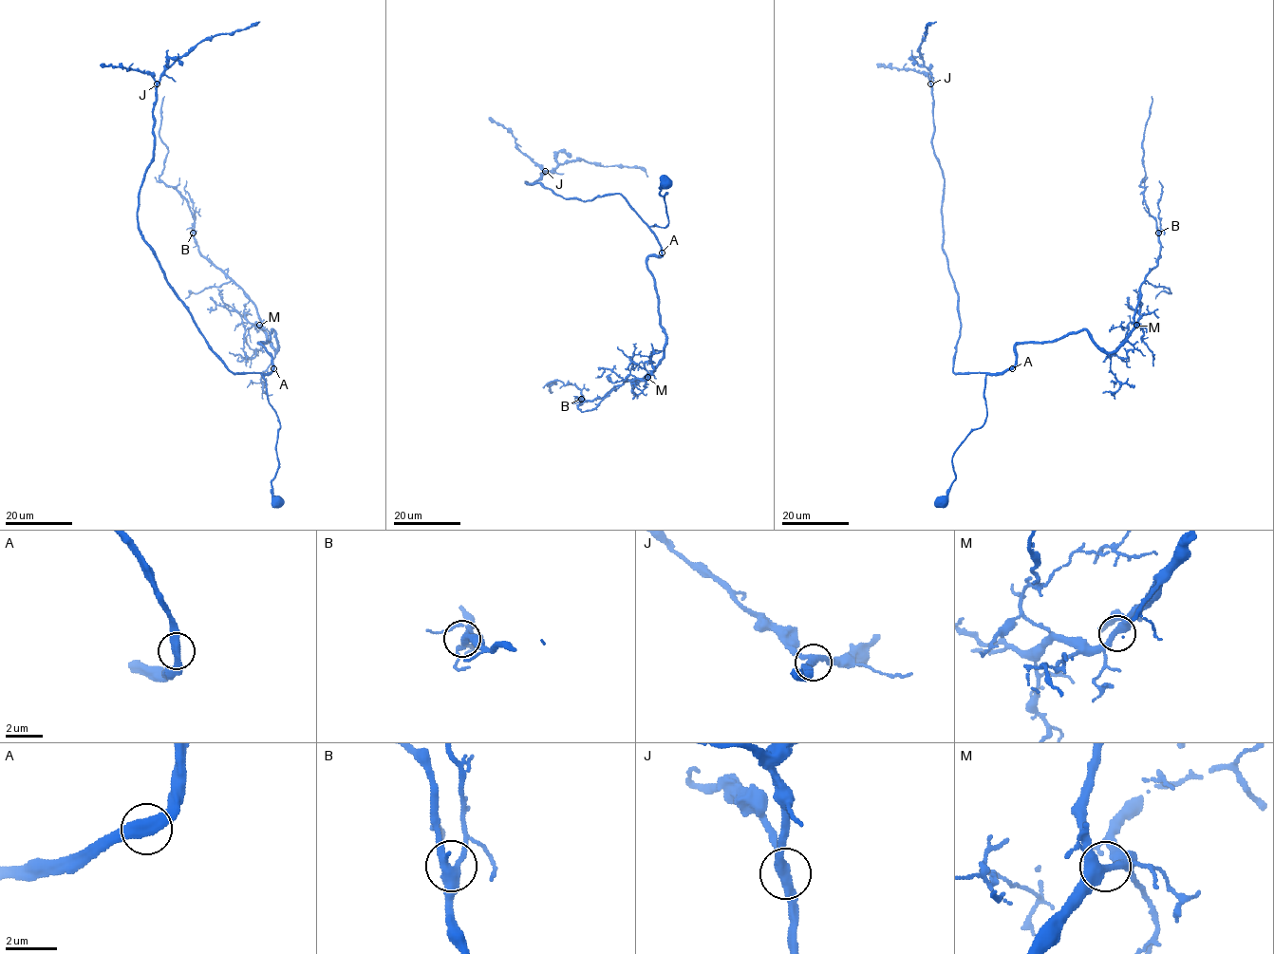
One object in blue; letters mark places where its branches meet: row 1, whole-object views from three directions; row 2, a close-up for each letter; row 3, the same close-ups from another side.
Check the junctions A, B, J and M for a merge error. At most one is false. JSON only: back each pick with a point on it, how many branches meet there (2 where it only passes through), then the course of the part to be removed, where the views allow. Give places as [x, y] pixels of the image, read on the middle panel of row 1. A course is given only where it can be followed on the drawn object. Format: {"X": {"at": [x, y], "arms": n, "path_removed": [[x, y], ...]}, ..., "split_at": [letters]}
{"split_at": []}

